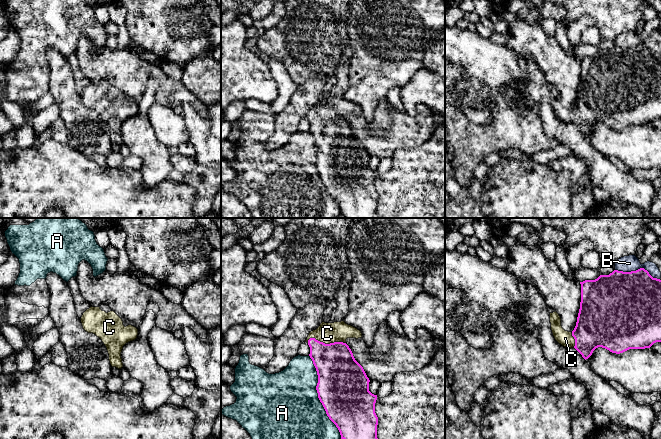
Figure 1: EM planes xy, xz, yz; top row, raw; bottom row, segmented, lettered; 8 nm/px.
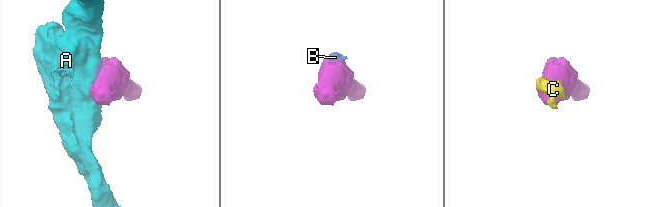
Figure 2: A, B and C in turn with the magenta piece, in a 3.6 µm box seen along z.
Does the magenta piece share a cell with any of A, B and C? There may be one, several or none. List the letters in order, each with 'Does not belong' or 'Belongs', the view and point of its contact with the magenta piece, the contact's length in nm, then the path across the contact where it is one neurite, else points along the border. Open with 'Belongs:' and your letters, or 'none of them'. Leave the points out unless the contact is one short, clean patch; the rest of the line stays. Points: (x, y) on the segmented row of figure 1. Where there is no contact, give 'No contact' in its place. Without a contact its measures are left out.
Belongs: C
A: Does not belong. Touches magenta at xz (318, 397). Shared border 700 nm
B: Does not belong. Touches magenta at yz (637, 270). Shared border 360 nm. Boundary: yz (615, 269), (630, 271), (644, 268), (653, 277), (659, 279)
C: Belongs. Touches magenta at xz (326, 344). Shared border 320 nm

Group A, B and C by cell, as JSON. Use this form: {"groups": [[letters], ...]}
{"groups": [["A"], ["B"], ["C"]]}

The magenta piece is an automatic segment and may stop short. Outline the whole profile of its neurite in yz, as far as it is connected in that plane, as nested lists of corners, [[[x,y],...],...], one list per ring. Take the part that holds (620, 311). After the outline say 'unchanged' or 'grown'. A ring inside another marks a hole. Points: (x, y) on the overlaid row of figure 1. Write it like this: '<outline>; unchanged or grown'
[[[640,268],[636,271],[631,272],[623,272],[614,270],[609,275],[600,275],[595,280],[585,280],[580,282],[581,284],[581,302],[580,302],[580,309],[577,317],[577,322],[574,330],[572,332],[565,331],[561,326],[561,318],[559,314],[552,309],[551,307],[547,306],[547,309],[550,313],[550,323],[551,323],[551,330],[555,340],[564,347],[568,348],[575,348],[582,357],[586,360],[588,359],[593,351],[598,348],[602,347],[609,350],[612,353],[620,354],[629,349],[645,349],[650,348],[654,343],[661,342],[661,280],[657,278],[653,278],[647,270],[644,268]]]; grown

